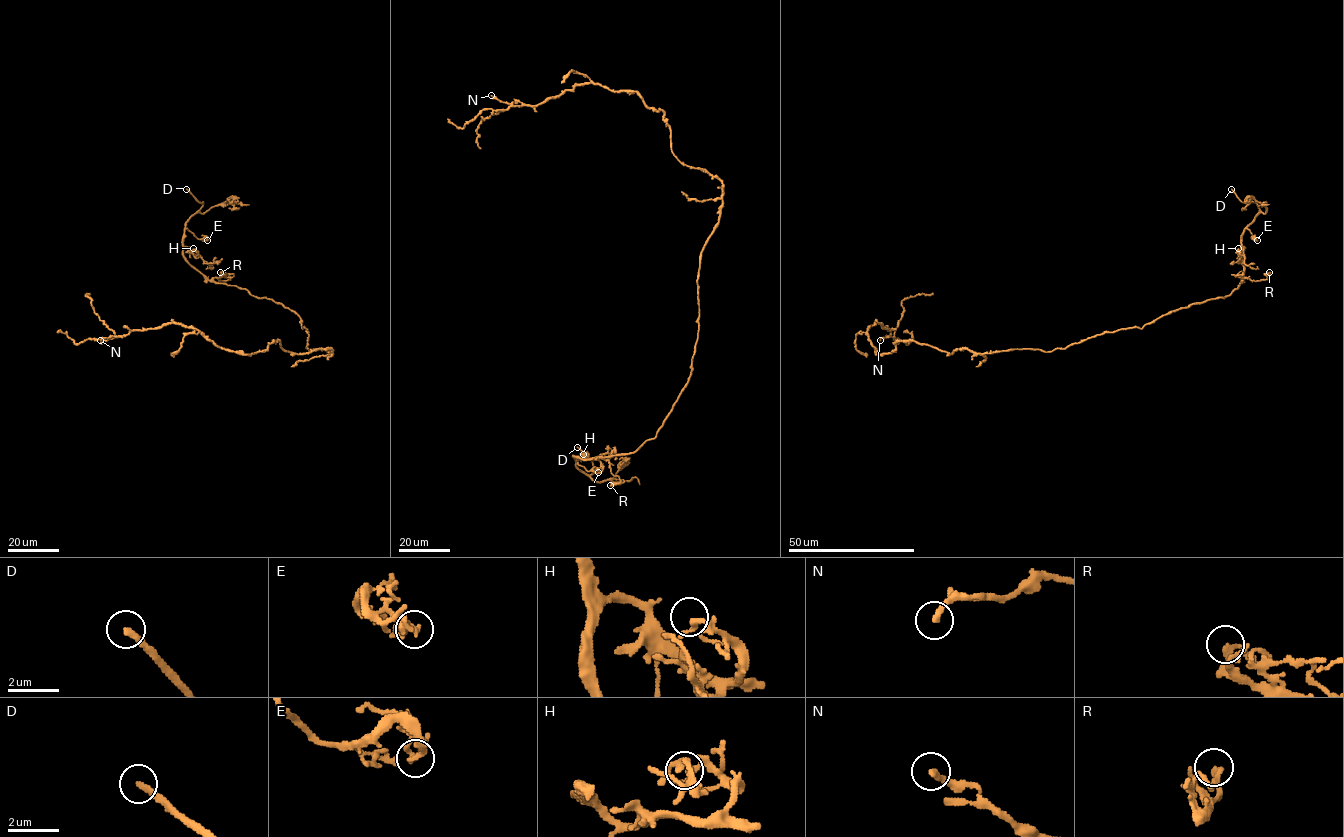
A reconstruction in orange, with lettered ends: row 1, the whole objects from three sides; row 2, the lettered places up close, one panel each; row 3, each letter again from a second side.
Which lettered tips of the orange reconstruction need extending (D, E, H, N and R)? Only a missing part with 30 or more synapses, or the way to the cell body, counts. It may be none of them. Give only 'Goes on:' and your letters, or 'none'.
Goes on: D, N

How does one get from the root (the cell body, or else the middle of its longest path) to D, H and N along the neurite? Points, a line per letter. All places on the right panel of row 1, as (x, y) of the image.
D: (1026, 349), (1065, 348), (1229, 295), (1243, 273), (1241, 235), (1259, 210), (1254, 202), (1243, 203), (1231, 189)
H: (1026, 349), (1065, 348), (1225, 297), (1241, 283), (1243, 247), (1243, 255), (1238, 248)
N: (1026, 349), (948, 353), (899, 341), (893, 351), (876, 354), (867, 333), (875, 323), (890, 330), (880, 340)

